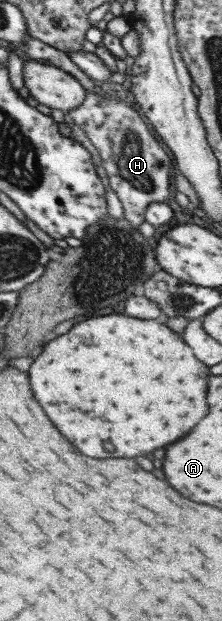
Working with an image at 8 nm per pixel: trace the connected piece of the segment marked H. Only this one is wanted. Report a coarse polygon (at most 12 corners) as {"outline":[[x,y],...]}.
{"outline":[[87,92],[68,112],[139,228],[169,197],[173,161],[129,95]]}

